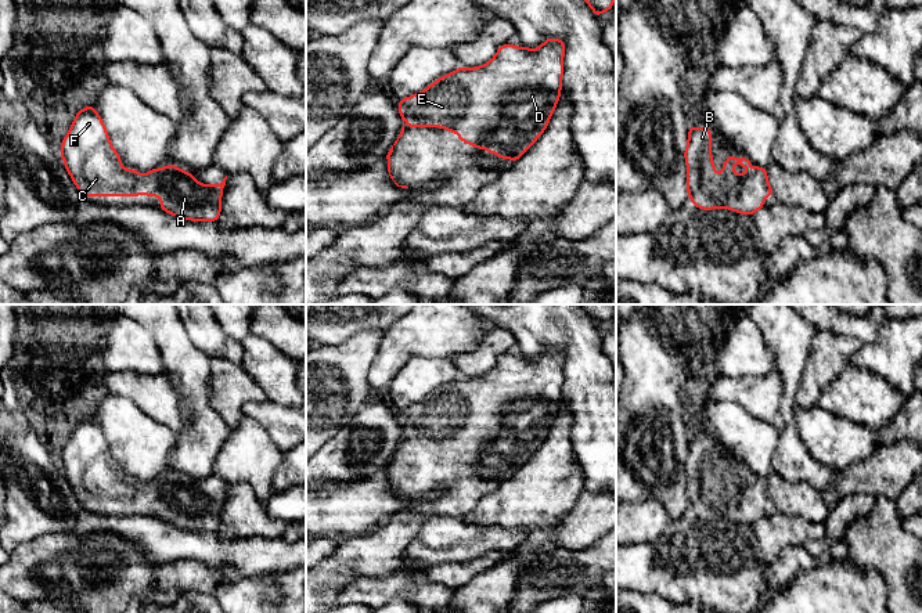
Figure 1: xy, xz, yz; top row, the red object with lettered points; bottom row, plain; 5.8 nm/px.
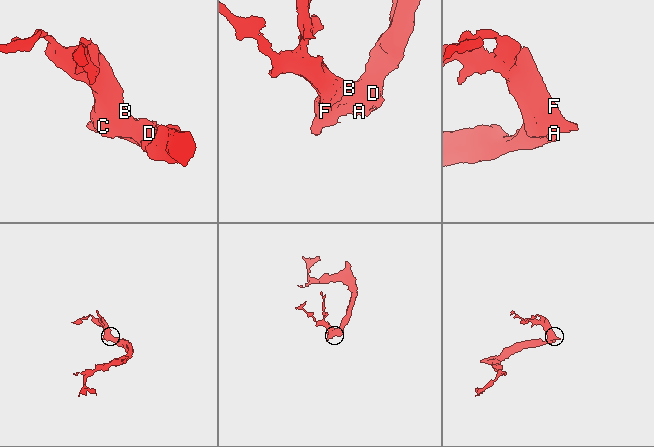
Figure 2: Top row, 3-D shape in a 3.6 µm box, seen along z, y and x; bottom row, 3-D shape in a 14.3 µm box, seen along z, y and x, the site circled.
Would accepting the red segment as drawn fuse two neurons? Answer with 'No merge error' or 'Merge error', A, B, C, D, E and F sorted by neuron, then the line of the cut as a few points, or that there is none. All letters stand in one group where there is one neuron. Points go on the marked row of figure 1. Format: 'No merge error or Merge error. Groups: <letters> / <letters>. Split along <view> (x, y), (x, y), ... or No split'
No merge error. Groups: A B C D E F. No split

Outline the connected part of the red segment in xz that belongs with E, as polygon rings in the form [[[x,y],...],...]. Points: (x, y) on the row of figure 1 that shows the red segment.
[[[554,37],[545,39],[537,50],[505,43],[485,65],[476,68],[460,66],[454,72],[433,82],[424,91],[397,101],[397,111],[403,119],[403,127],[386,155],[390,179],[393,180],[390,174],[390,155],[393,147],[403,136],[406,125],[408,127],[444,127],[446,131],[455,131],[464,144],[472,144],[476,149],[485,148],[501,159],[512,159],[516,162],[544,133],[559,101],[565,50],[563,40]]]

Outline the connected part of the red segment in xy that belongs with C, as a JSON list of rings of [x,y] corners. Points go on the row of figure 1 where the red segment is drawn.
[[[93,105],[80,109],[61,143],[60,155],[64,159],[66,172],[72,177],[78,191],[83,198],[86,196],[162,196],[159,209],[165,210],[183,220],[205,220],[217,221],[222,210],[220,192],[227,176],[219,185],[204,185],[194,176],[186,170],[180,170],[174,163],[166,167],[152,169],[143,177],[140,172],[133,169],[123,169],[120,155],[111,145],[108,131],[102,119]]]

